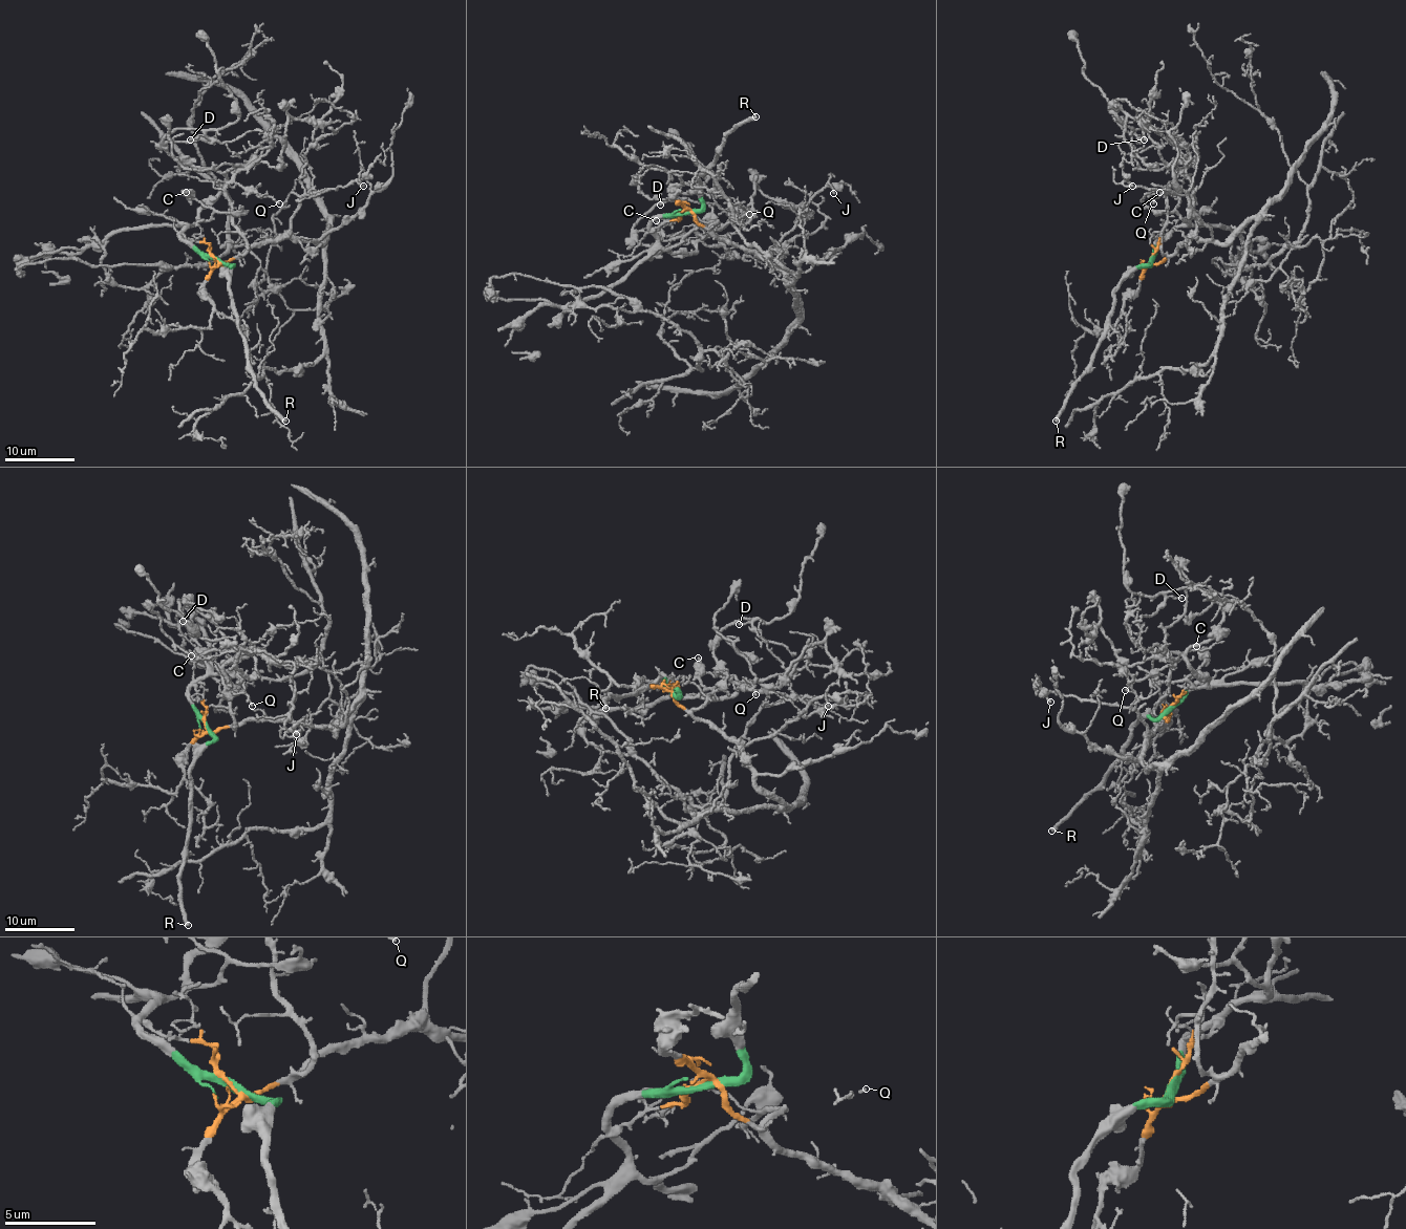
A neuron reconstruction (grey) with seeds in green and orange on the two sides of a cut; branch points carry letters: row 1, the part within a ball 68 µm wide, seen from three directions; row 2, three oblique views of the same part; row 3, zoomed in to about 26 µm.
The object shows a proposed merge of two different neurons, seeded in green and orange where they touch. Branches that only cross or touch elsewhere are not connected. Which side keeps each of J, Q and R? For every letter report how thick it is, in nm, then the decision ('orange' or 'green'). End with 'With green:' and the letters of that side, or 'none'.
J: 170 nm thick; orange
Q: 80 nm thick; orange
R: 400 nm thick; green
With green: R

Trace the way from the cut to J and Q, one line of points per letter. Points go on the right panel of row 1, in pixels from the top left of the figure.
J: (1150, 259), (1152, 264), (1157, 264), (1188, 239), (1196, 228), (1193, 199), (1167, 189), (1133, 186)
Q: (1150, 259), (1157, 264), (1167, 256), (1162, 250), (1162, 229), (1167, 223), (1167, 192), (1173, 181), (1152, 202)

